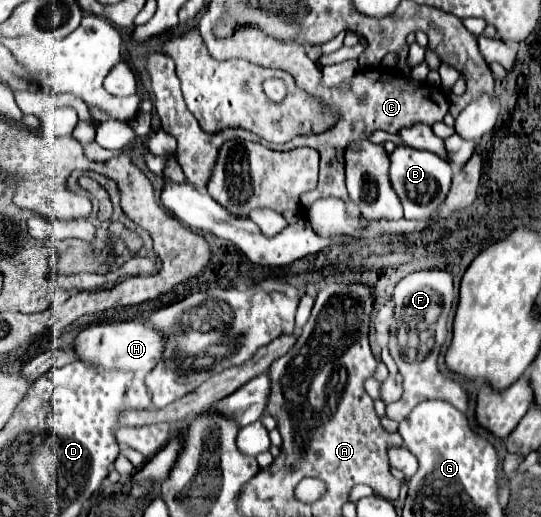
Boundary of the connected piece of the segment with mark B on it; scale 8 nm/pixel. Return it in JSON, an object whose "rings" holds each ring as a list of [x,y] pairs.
{"rings":[[[397,146],[395,152],[391,154],[391,184],[399,194],[407,220],[431,218],[445,202],[451,188],[451,178],[453,178],[451,164],[447,164],[445,160],[441,160],[431,152],[415,150],[411,146]]]}

